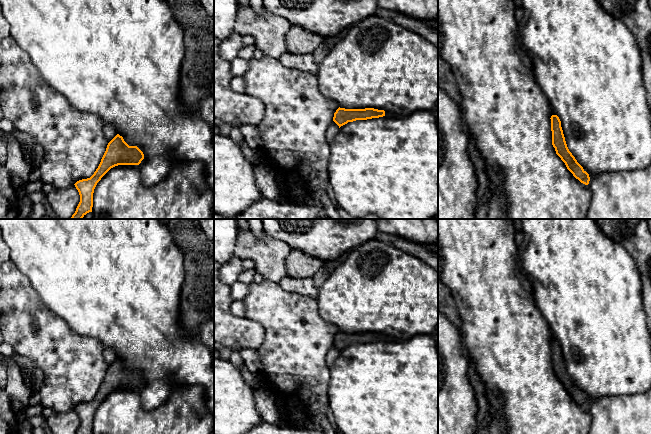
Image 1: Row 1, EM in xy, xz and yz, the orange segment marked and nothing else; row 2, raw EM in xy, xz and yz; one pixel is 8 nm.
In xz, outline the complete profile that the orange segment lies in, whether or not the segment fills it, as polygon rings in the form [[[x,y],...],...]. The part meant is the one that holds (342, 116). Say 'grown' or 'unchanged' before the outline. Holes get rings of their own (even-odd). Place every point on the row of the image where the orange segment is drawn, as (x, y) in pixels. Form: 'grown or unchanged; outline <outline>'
grown; outline [[[338,108],[334,113],[333,121],[339,126],[339,128],[348,122],[356,120],[367,120],[372,118],[379,118],[386,116],[387,118],[395,118],[396,115],[391,112],[385,112],[384,110],[365,108],[365,109],[345,109]]]

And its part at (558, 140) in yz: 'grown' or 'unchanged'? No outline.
unchanged

